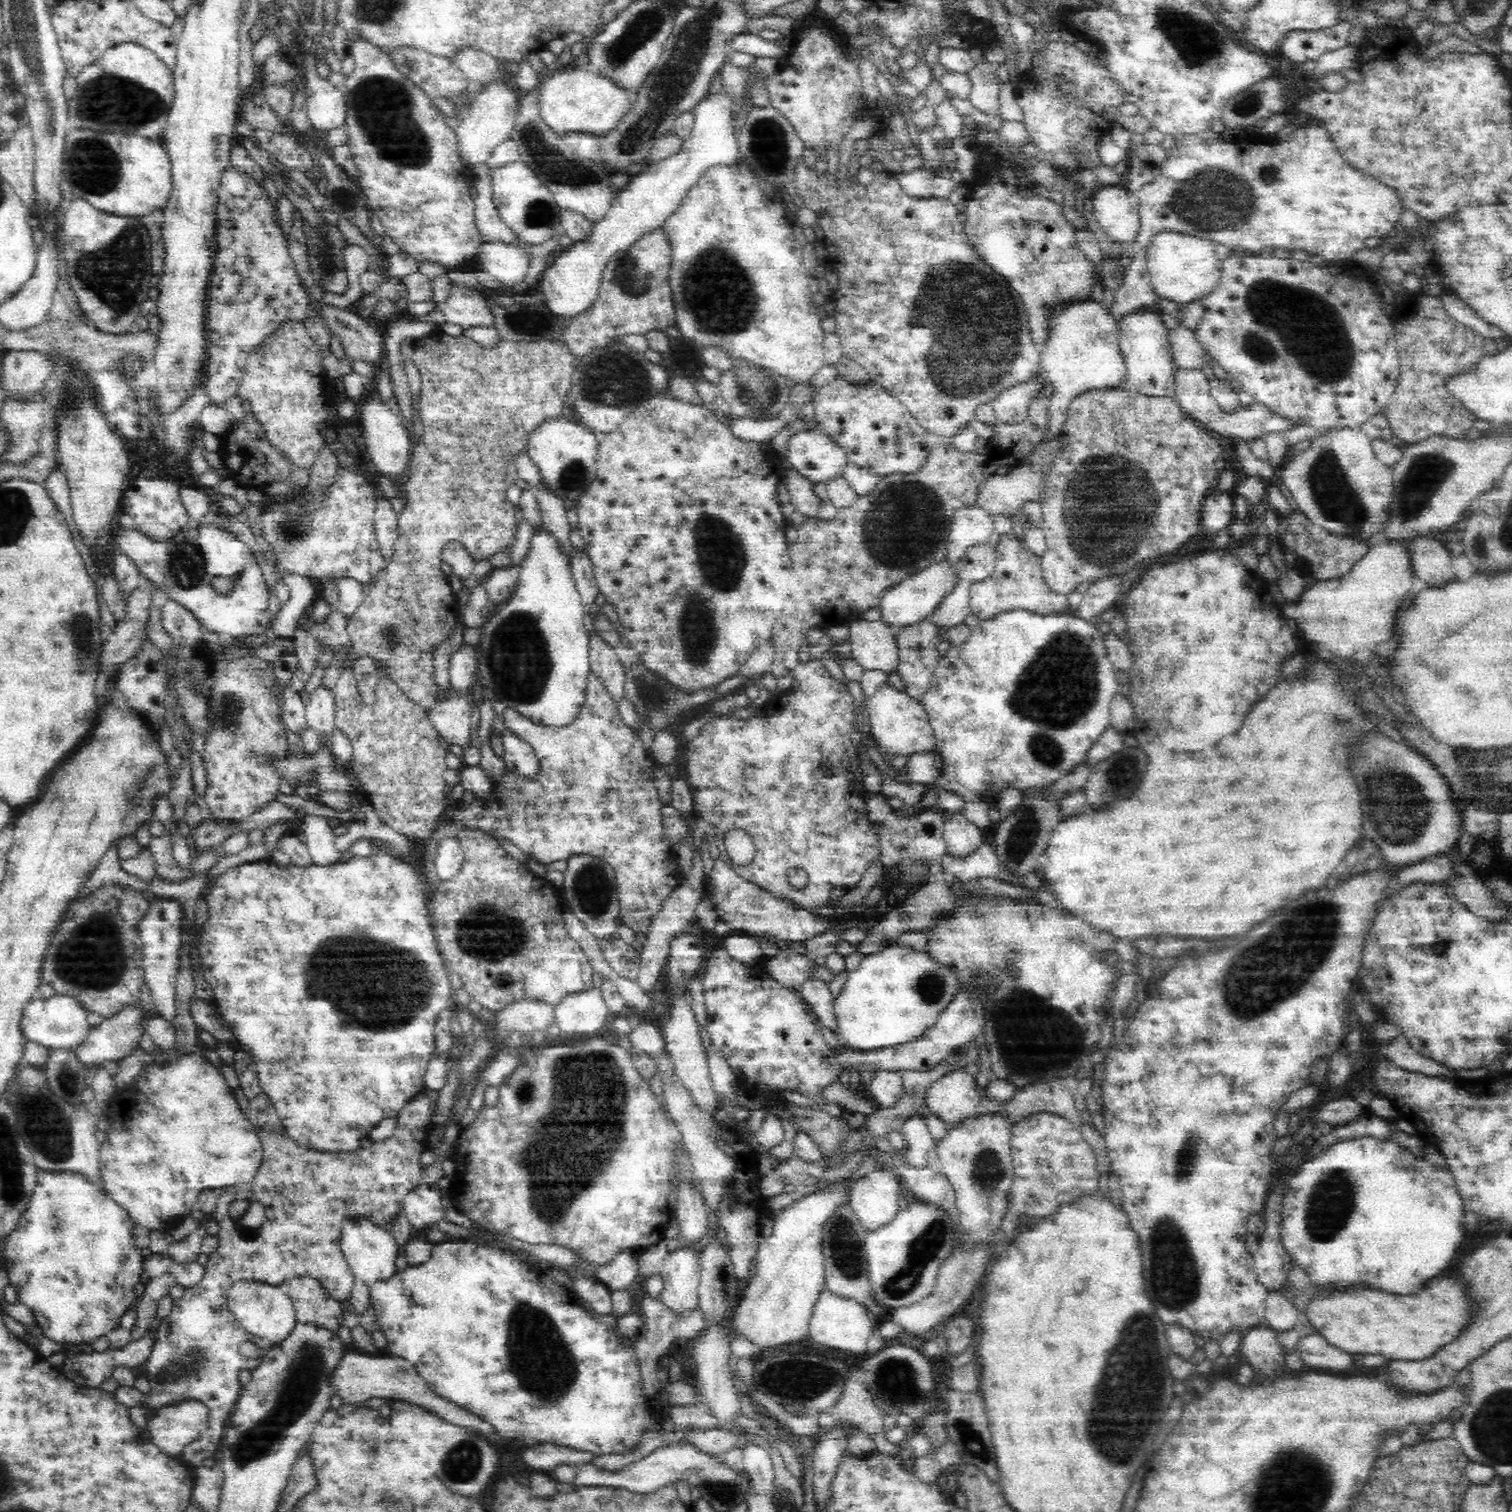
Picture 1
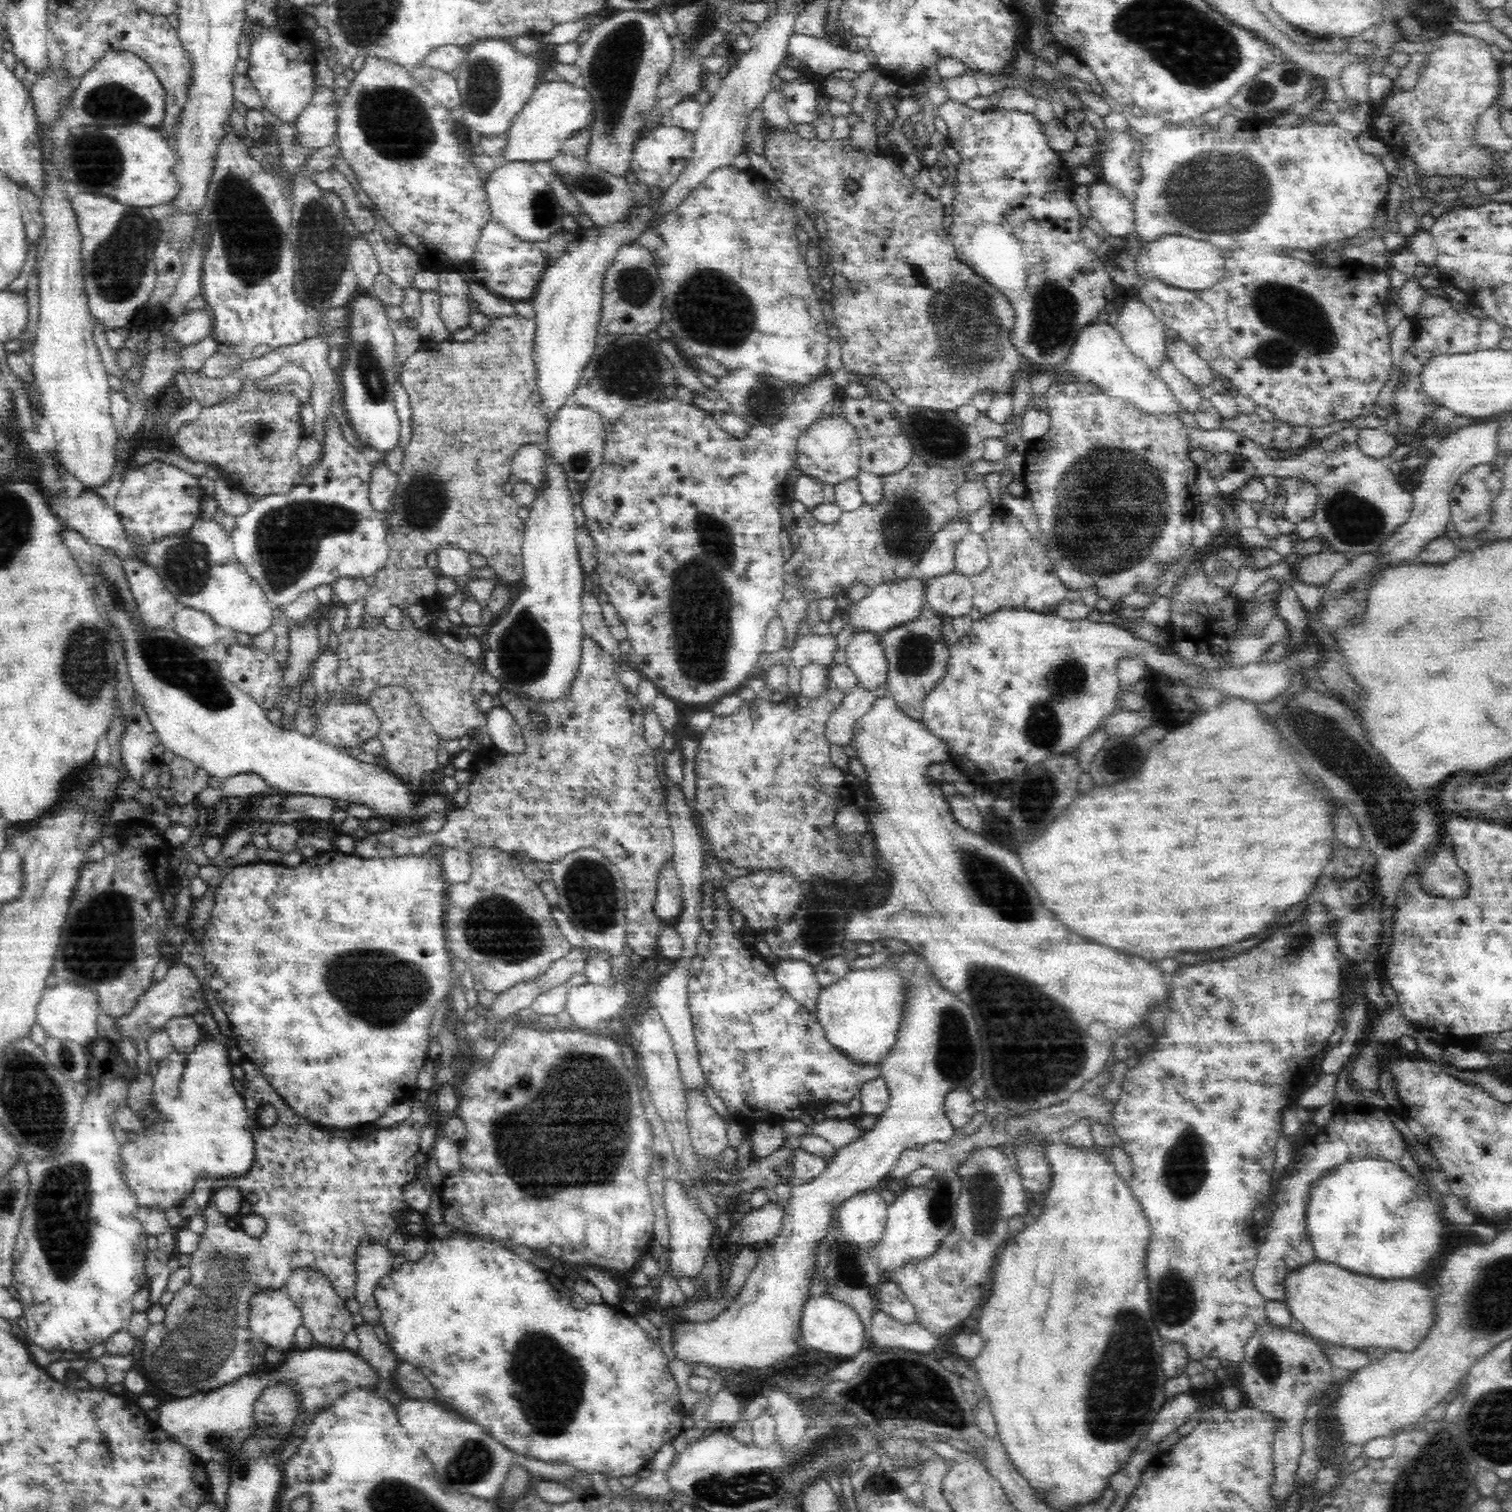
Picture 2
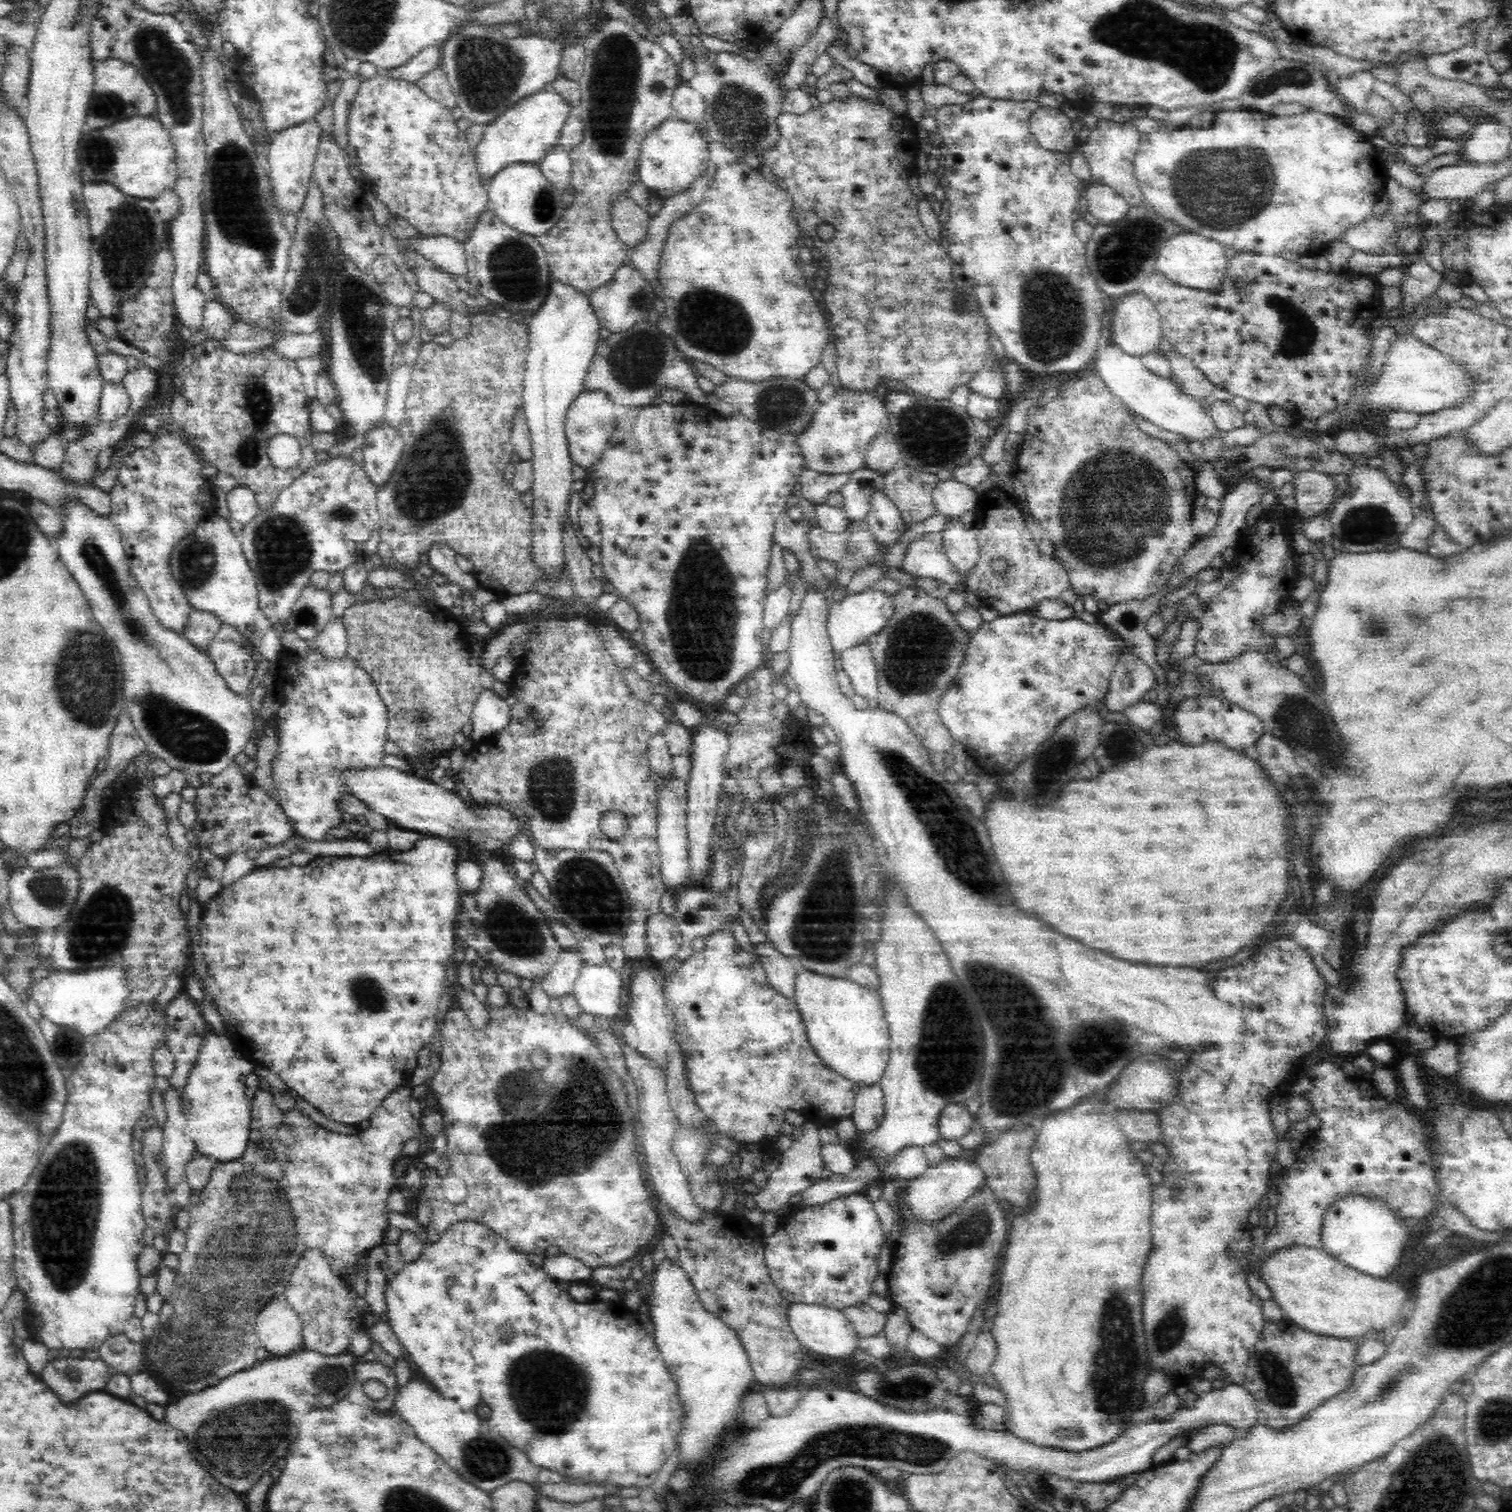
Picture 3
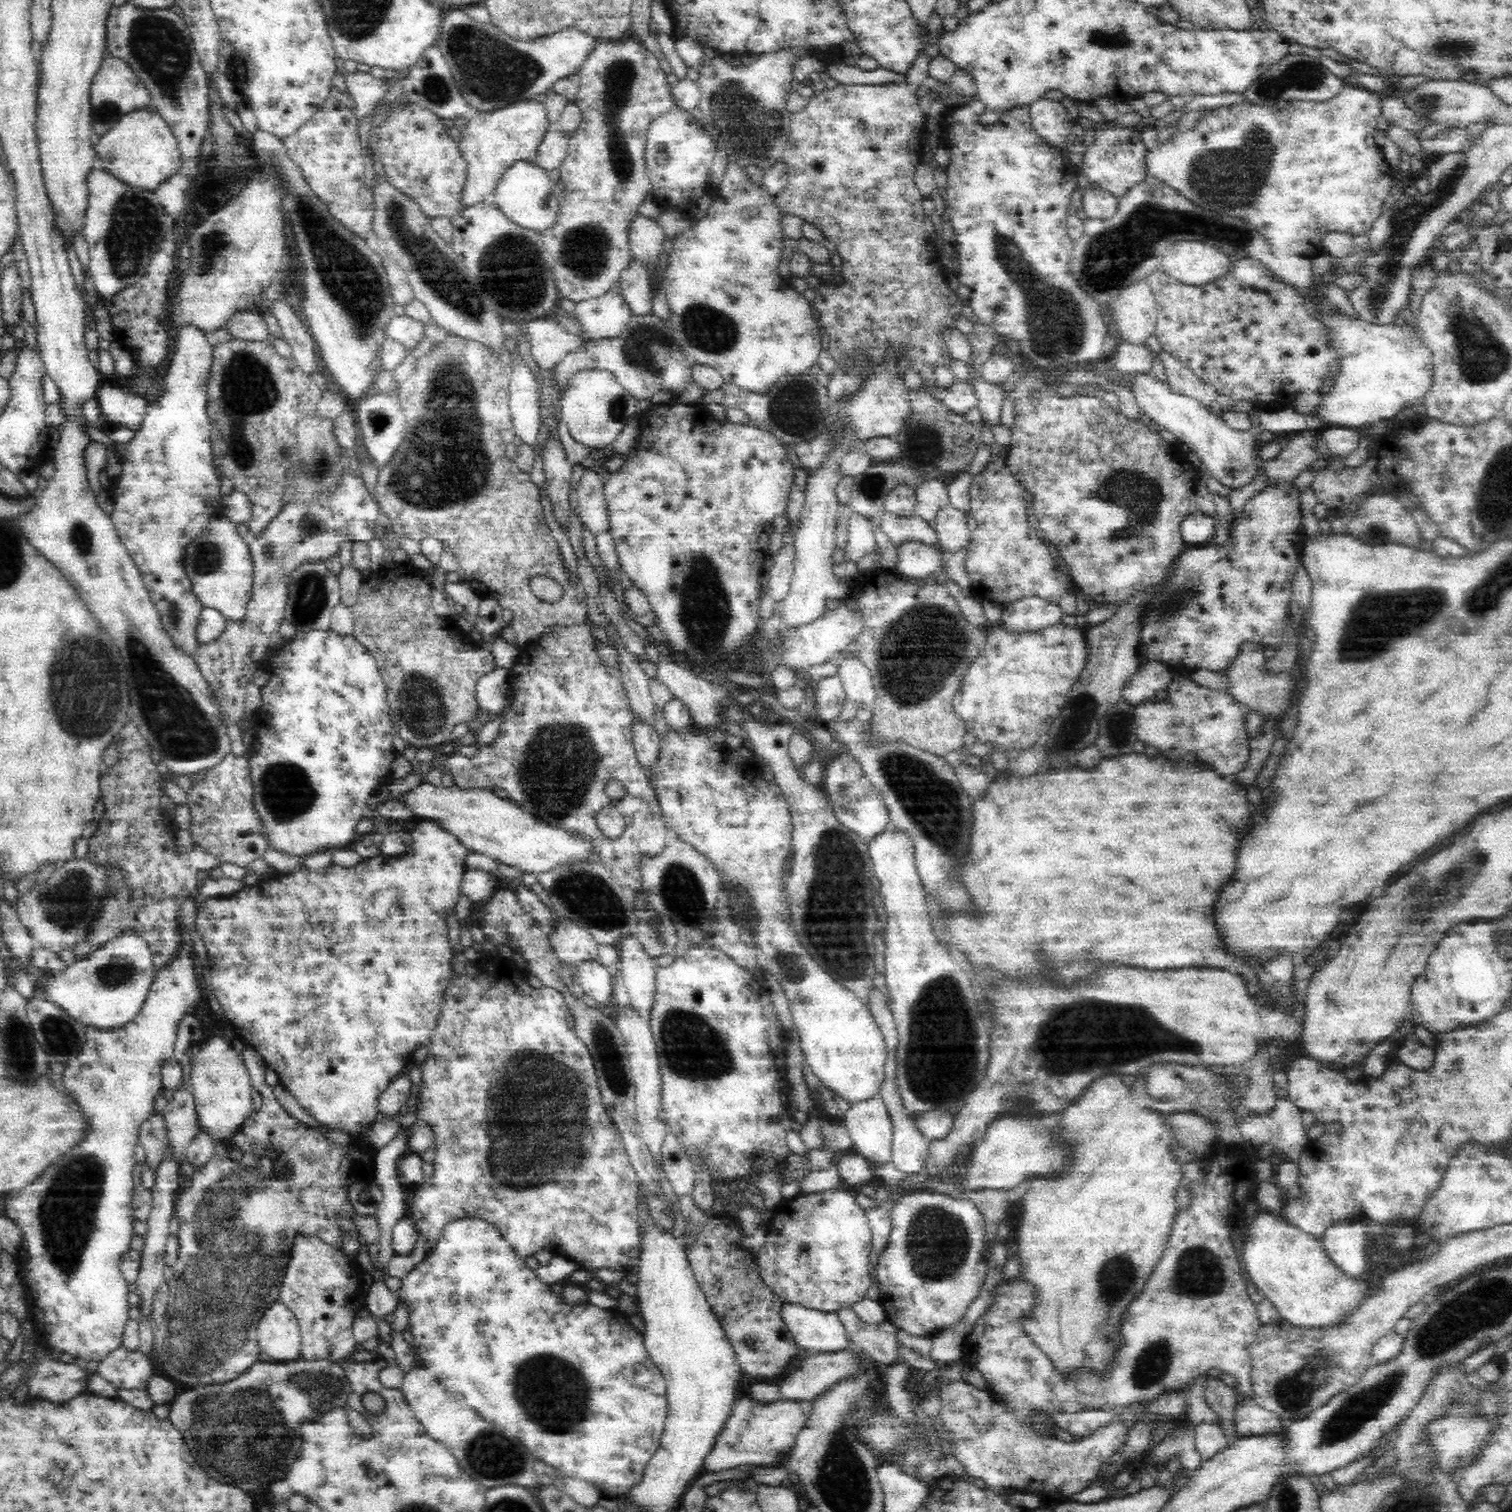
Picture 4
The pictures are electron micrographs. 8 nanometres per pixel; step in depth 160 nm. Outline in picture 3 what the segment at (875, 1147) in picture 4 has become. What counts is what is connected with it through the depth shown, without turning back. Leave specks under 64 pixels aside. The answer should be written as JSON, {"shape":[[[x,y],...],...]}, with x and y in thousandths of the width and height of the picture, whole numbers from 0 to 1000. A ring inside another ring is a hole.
{"shape":[[[581,716],[571,717],[565,725],[563,740],[567,749],[581,743],[584,737],[584,721]]]}

